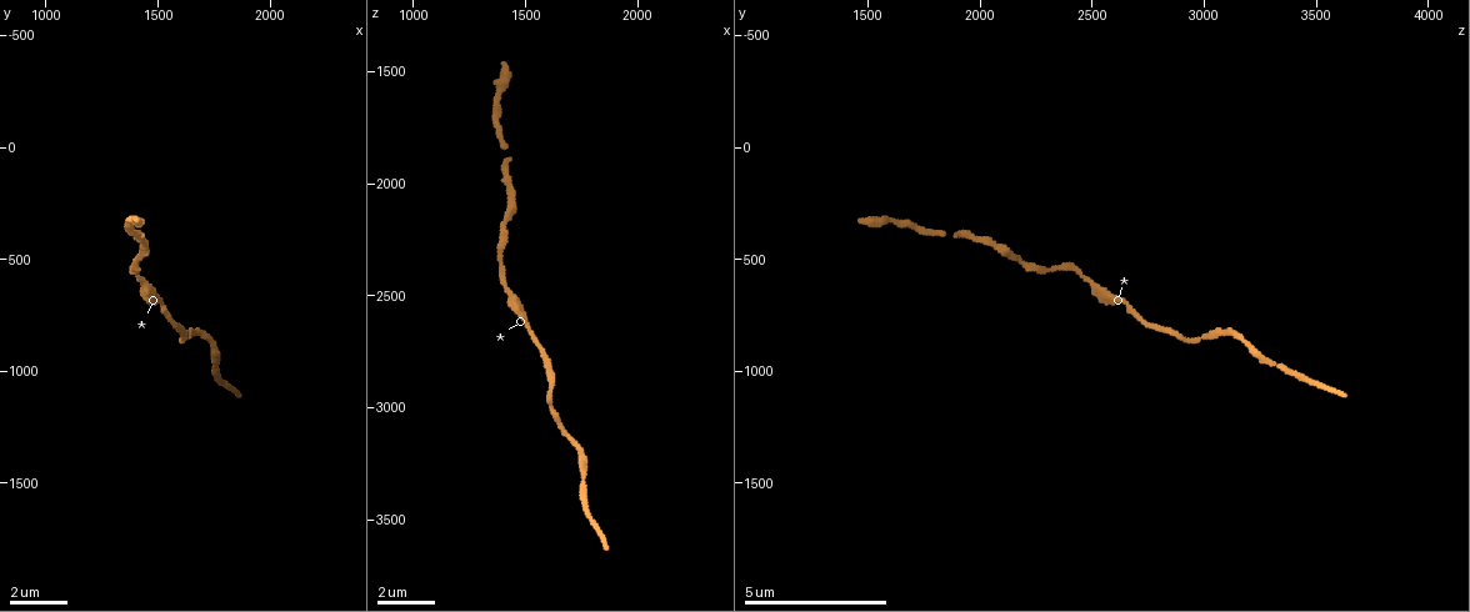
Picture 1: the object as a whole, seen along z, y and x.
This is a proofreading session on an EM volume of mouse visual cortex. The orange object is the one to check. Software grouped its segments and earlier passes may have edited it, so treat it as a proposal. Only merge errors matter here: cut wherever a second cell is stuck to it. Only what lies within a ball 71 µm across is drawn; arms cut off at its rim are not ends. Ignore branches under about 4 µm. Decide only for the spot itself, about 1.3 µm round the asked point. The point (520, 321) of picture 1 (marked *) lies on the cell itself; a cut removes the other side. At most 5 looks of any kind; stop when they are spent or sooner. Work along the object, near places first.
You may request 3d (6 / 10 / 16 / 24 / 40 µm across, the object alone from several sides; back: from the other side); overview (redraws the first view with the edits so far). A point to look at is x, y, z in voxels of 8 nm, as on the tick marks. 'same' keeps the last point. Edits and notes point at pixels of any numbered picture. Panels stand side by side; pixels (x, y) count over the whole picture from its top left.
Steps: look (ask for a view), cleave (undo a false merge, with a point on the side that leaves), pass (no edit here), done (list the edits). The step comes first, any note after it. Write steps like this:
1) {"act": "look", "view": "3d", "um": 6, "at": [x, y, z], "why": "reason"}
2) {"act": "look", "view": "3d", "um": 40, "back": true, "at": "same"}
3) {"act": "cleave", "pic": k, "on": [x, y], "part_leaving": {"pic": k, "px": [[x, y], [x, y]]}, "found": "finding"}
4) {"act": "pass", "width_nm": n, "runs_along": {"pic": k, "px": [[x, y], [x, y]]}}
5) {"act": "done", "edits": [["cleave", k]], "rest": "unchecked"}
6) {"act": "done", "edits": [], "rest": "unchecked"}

{"act": "look", "view": "3d", "um": 16, "at": [1600, 870, 2950]}

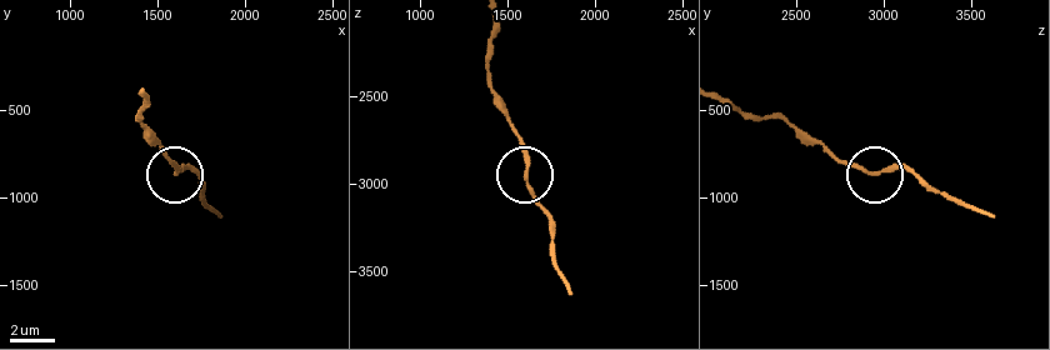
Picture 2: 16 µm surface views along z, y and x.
{"act": "pass", "width_nm": 180, "runs_along": {"pic": 2, "px": [[819, 144], [873, 174], [906, 170], [921, 175]]}, "found": "one cell here"}

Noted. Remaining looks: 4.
{"act": "look", "view": "3d", "um": 6, "at": [1410, 390, 1850], "why": "narrows sharply"}

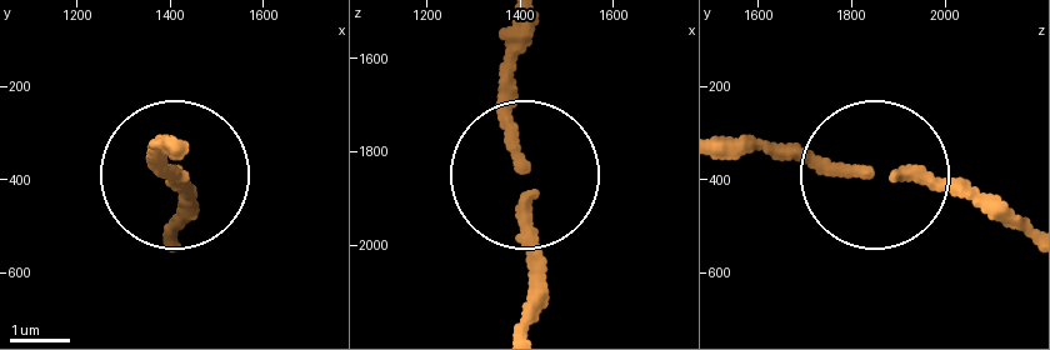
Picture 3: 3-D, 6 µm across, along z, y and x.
{"act": "pass", "width_nm": 190, "runs_along": {"pic": 3, "px": [[516, 324], [526, 175], [511, 25]]}, "found": "one cell here"}

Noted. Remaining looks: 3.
{"act": "look", "view": "3d", "um": 16, "at": [1430, 580, 2460], "why": "sudden change in width"}

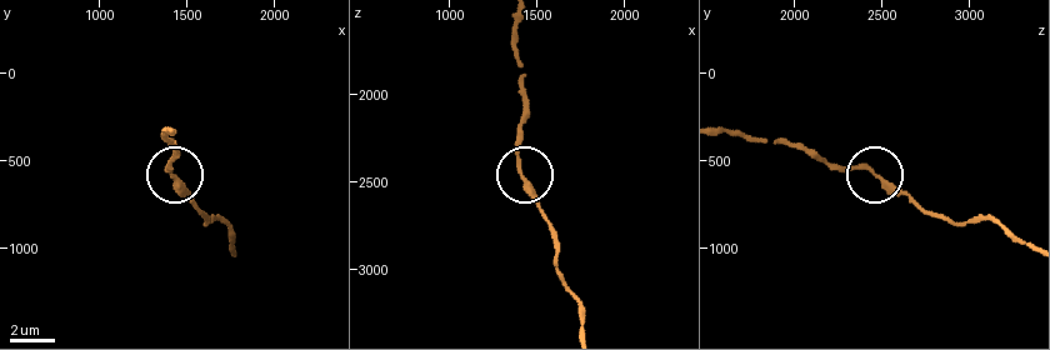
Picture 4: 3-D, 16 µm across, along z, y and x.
{"act": "pass", "runs_along": {"pic": 4, "px": [[533, 200], [531, 185], [516, 163], [516, 125]]}, "found": "one cell here"}

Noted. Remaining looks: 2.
{"act": "done", "edits": [], "rest": "unchecked"}

